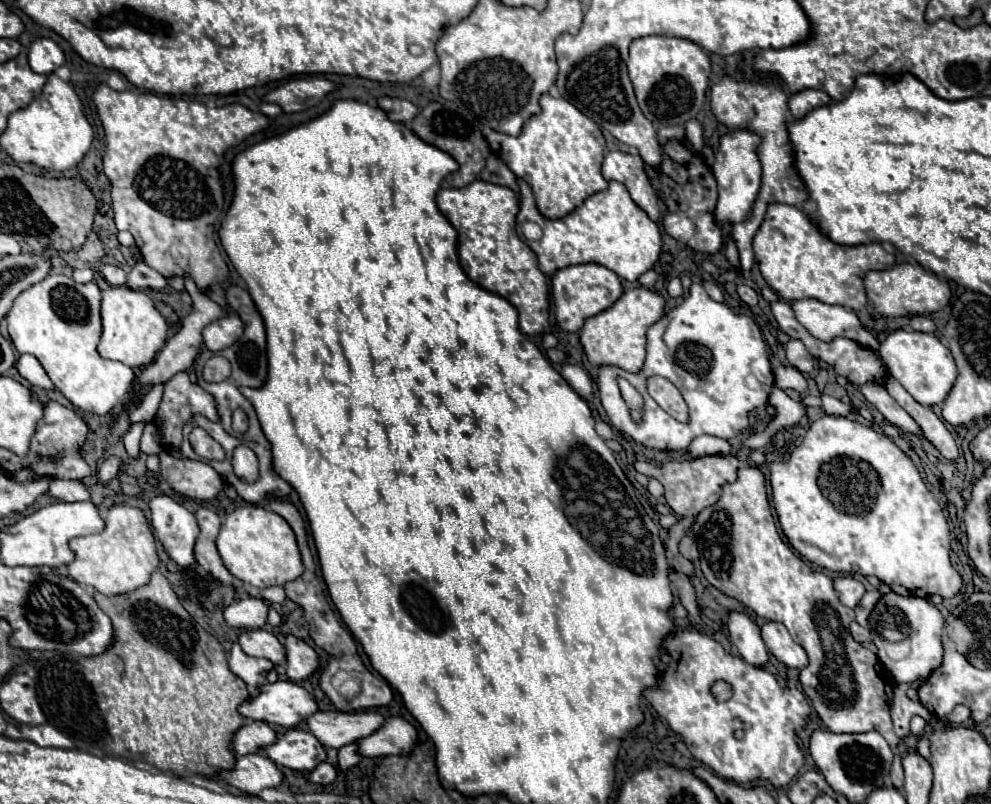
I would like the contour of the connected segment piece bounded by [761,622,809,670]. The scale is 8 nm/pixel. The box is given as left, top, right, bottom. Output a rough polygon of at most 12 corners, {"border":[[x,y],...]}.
{"border":[[779,622],[761,628],[767,650],[789,668],[805,668],[805,648]]}

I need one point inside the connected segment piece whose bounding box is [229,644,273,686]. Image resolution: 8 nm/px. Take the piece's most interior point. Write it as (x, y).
(252, 671)

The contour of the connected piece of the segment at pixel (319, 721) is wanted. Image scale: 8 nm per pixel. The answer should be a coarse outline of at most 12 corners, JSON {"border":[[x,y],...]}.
{"border":[[321,712],[307,718],[325,748],[367,738],[379,712]]}

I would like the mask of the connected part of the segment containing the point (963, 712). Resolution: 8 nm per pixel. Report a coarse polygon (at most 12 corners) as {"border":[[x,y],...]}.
{"border":[[965,704],[955,706],[955,710],[943,722],[959,726],[969,720],[971,710]]}

